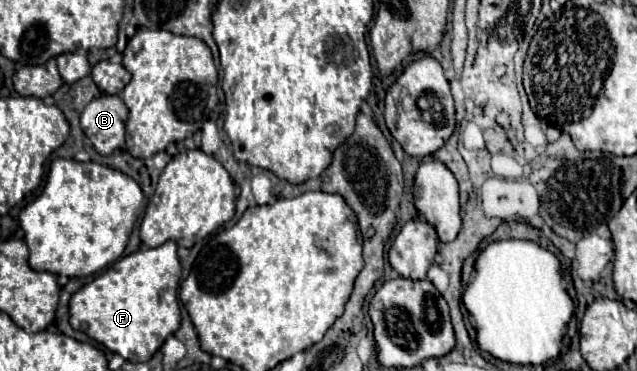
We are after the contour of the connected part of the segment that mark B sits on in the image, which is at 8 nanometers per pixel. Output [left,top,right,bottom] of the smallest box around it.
[81,94,127,154]

